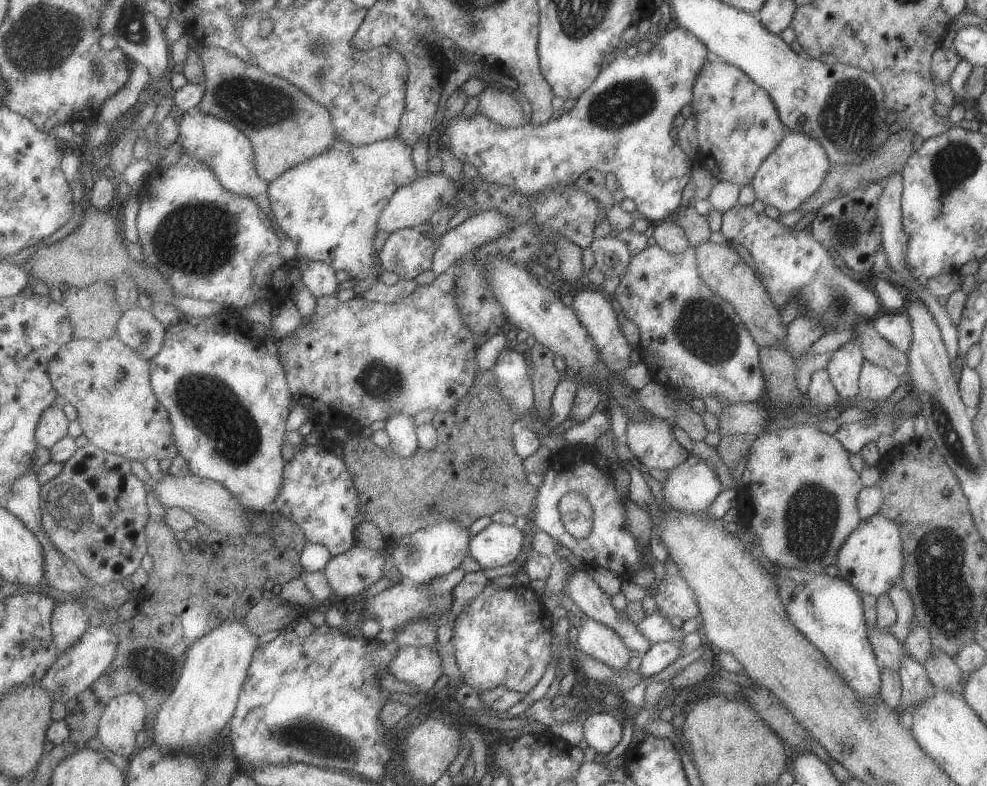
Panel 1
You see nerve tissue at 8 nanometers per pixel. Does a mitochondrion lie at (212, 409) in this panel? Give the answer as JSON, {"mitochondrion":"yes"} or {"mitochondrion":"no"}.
{"mitochondrion":"yes"}

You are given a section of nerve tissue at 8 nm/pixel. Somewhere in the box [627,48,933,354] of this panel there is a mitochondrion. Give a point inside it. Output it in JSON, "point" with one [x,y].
{"point":[849,115]}

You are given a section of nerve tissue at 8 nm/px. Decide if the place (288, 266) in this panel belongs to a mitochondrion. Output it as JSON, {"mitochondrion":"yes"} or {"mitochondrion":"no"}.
{"mitochondrion":"no"}

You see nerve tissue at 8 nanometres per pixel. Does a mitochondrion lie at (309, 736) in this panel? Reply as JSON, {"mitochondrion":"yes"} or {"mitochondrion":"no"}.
{"mitochondrion":"yes"}

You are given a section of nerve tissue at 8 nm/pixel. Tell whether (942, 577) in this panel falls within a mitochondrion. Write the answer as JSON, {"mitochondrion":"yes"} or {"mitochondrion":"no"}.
{"mitochondrion":"yes"}

